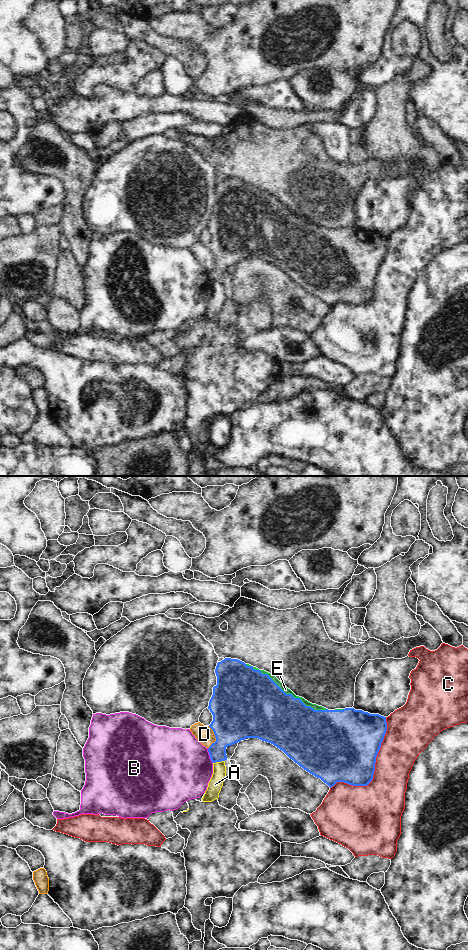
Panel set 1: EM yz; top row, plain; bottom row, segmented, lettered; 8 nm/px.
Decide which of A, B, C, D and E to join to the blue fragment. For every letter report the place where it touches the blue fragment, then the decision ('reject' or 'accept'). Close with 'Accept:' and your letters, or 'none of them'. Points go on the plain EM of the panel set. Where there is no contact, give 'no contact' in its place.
A: meets blue in yz at (218, 281); reject
B: meets blue in yz at (209, 274); reject
C: meets blue in yz at (374, 289); reject
D: meets blue in yz at (215, 257); reject
E: meets blue in yz at (289, 214); accept
Accept: E

